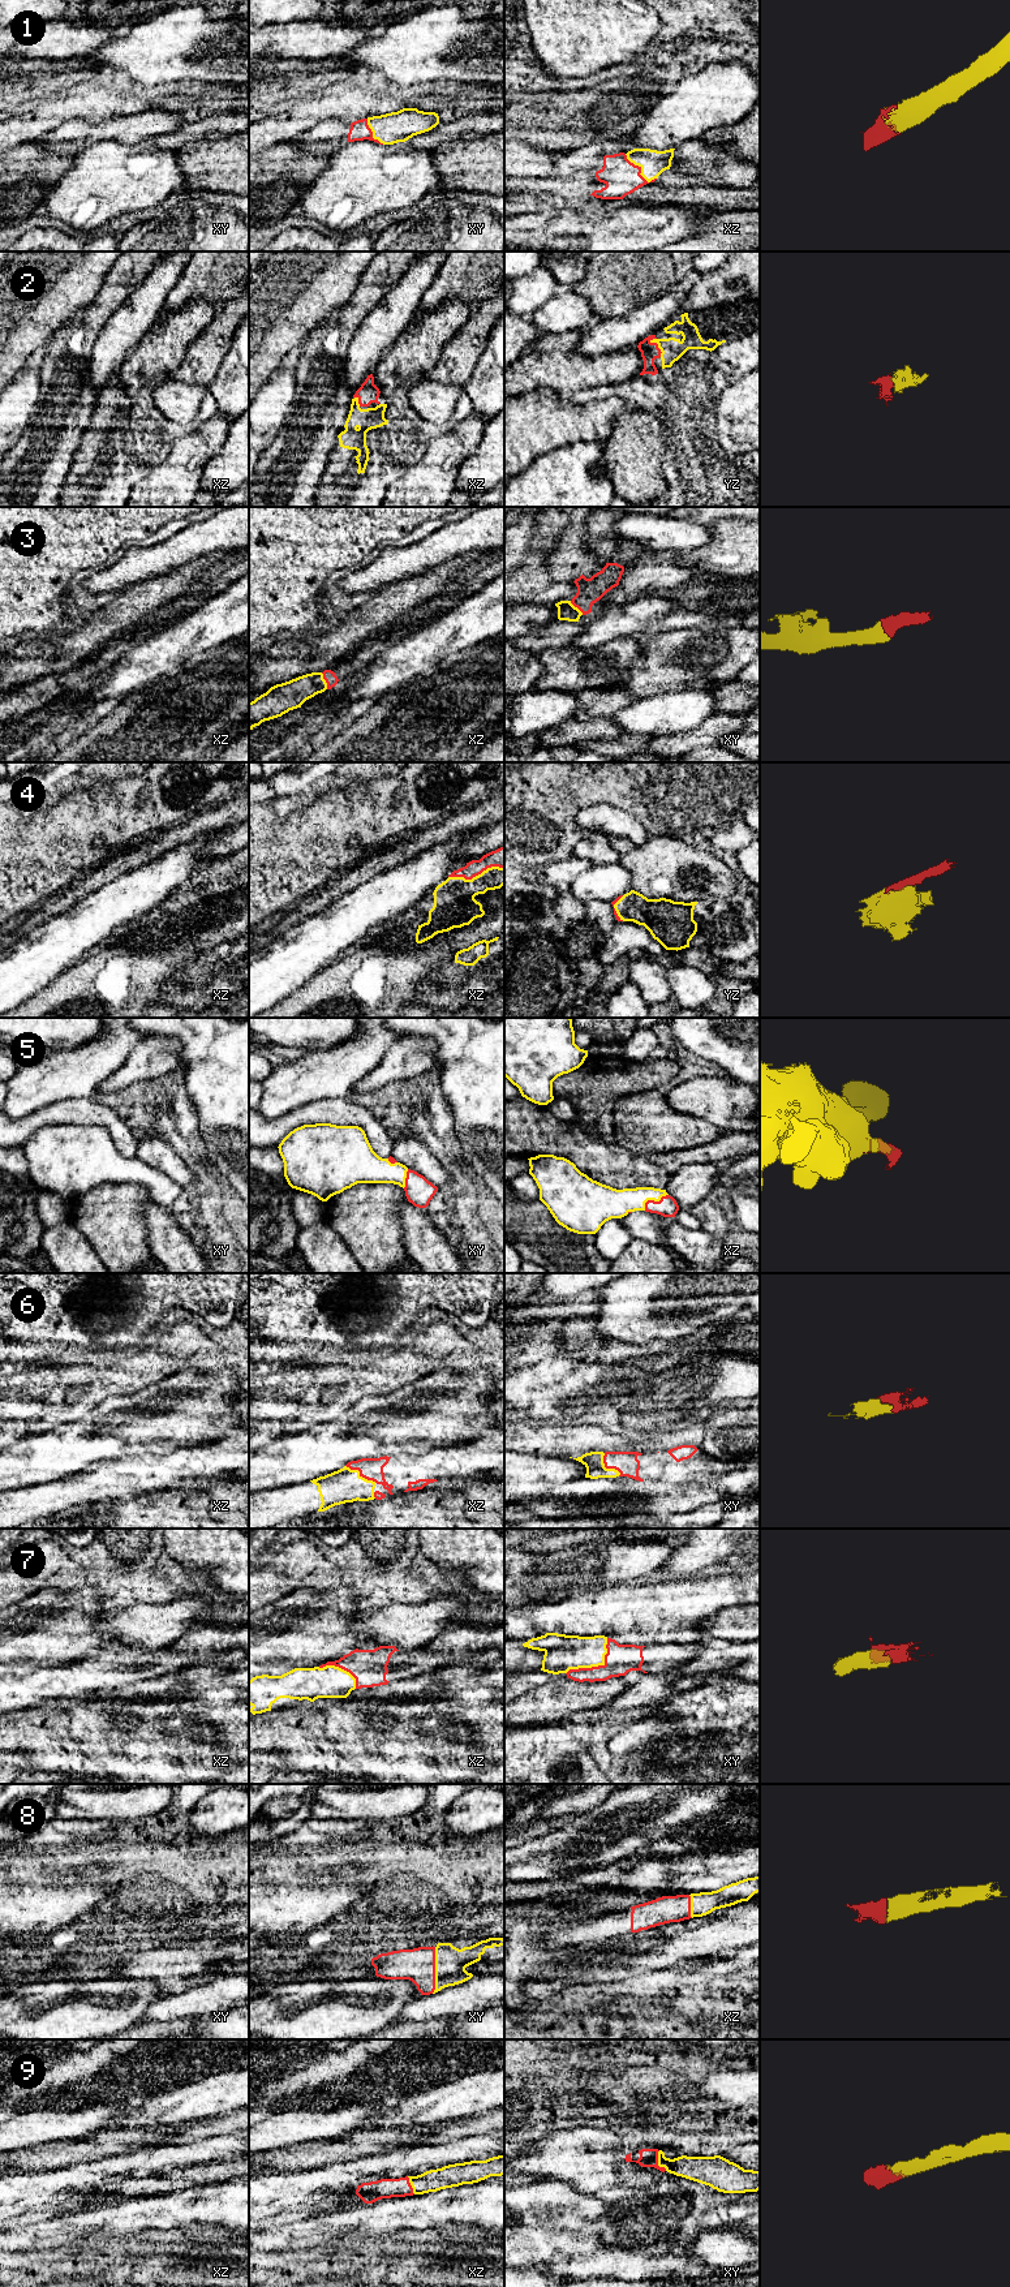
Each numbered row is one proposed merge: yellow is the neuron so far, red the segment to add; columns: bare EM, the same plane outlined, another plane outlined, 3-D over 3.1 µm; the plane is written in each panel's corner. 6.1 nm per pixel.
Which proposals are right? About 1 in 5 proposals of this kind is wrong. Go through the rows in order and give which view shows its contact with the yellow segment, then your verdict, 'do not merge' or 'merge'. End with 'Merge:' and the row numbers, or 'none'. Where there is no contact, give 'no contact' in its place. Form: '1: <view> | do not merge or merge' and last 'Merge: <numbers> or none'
1: xz | merge
2: yz | merge
3: xz | merge
4: xz | merge
5: xz | merge
6: xz | merge
7: xy | merge
8: xy | merge
9: xy | merge
Merge: 1, 2, 3, 4, 5, 6, 7, 8, 9

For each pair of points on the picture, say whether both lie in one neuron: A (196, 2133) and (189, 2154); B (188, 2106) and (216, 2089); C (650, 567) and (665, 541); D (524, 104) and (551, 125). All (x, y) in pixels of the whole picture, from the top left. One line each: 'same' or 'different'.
A: different
B: same
C: different
D: same

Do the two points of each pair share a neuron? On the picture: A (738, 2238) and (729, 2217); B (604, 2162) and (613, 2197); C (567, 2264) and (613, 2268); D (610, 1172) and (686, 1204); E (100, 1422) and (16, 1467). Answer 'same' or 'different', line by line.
A: different
B: different
C: same
D: different
E: same

